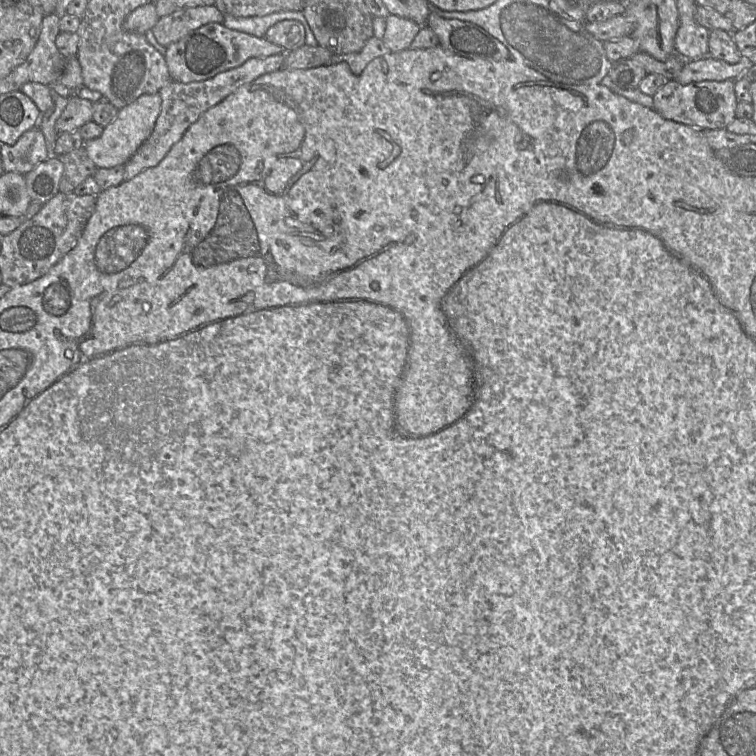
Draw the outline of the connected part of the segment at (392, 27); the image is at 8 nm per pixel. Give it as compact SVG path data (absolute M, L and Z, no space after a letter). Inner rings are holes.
M390 14L385 18L386 28L382 41L392 52L400 52L411 46L421 25L407 17Z

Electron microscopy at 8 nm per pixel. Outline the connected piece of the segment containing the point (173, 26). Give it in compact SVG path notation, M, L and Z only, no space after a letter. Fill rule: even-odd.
M214 5L186 8L160 17L152 32L157 41L167 47L205 24L223 20L224 15Z

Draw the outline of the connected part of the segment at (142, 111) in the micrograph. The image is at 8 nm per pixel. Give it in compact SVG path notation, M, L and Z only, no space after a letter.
M159 93L144 94L132 103L119 109L116 118L103 128L102 134L84 142L83 148L98 168L112 168L125 165L153 131L161 111Z

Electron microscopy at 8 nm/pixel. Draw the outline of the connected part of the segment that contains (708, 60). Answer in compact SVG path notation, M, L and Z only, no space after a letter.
M710 56L698 60L686 60L675 81L681 85L687 85L703 81L723 82L725 80L736 80L743 76L752 65L744 57L736 64L728 64Z

